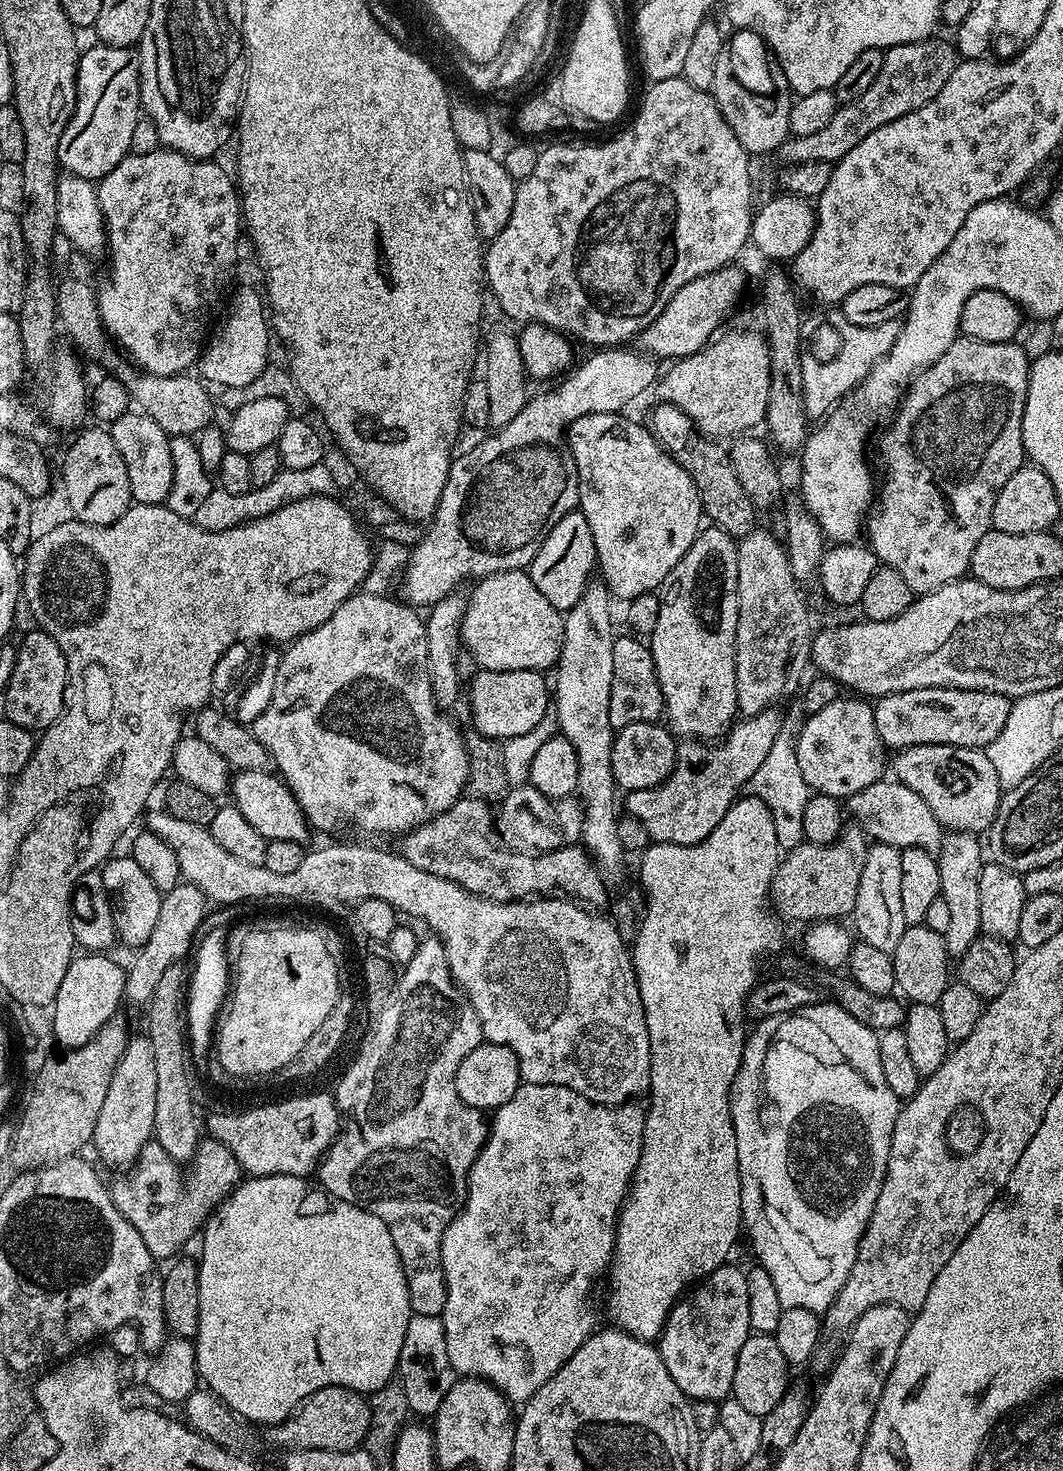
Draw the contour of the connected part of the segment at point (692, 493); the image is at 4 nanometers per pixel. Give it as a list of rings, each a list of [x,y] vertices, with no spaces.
[[[591,412],[566,429],[568,449],[572,451],[580,483],[578,510],[590,522],[590,534],[594,534],[598,572],[604,575],[601,577],[609,593],[623,602],[655,593],[702,531],[700,495],[690,474],[682,470],[672,453],[653,438],[645,425],[643,428],[626,417],[619,412]]]

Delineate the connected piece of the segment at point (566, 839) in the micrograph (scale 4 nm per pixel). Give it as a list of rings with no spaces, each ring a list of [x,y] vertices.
[[[529,783],[513,787],[499,808],[494,827],[499,839],[512,850],[531,850],[536,854],[553,852],[555,848],[575,845],[584,830],[584,809],[579,799],[552,800]]]

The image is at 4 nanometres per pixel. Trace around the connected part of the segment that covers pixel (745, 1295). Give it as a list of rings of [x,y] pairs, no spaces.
[[[726,1262],[676,1301],[660,1331],[660,1357],[689,1401],[727,1400],[732,1394],[738,1350],[751,1332],[748,1273]]]

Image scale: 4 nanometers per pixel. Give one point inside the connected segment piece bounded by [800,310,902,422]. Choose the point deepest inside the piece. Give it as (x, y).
(835, 356)

